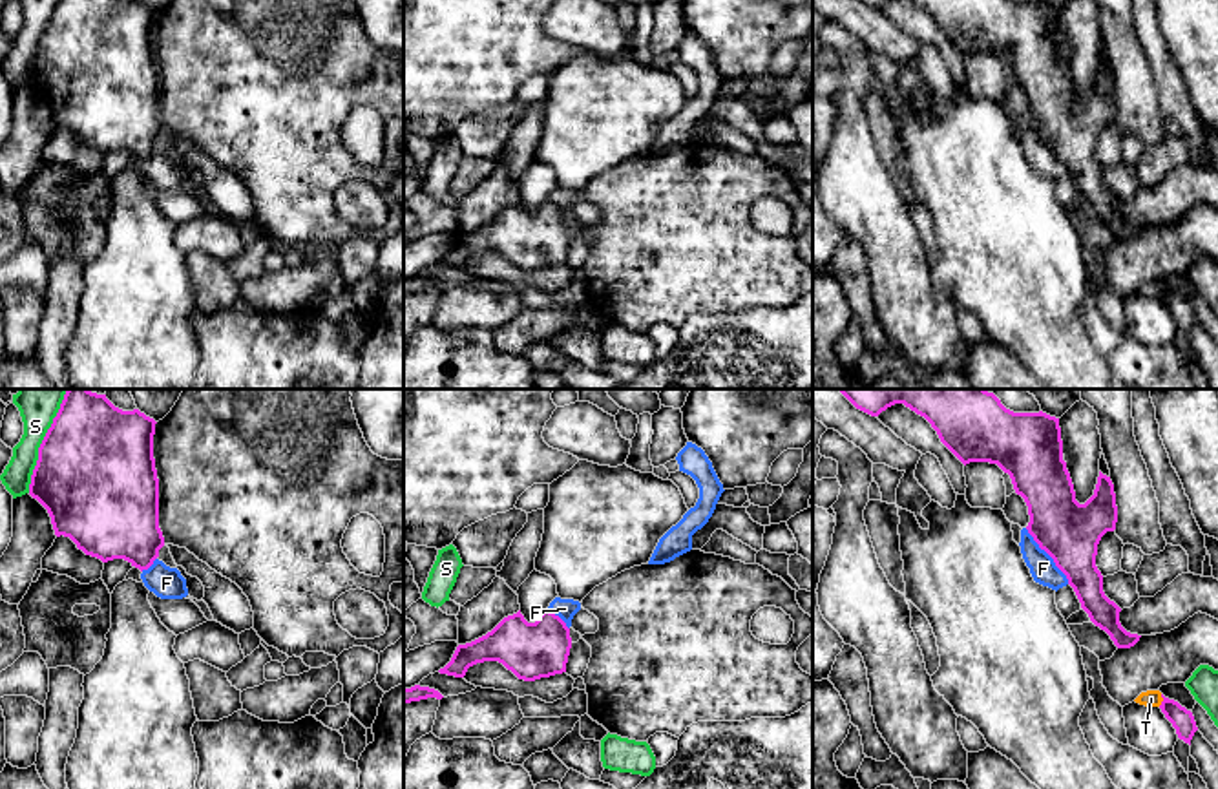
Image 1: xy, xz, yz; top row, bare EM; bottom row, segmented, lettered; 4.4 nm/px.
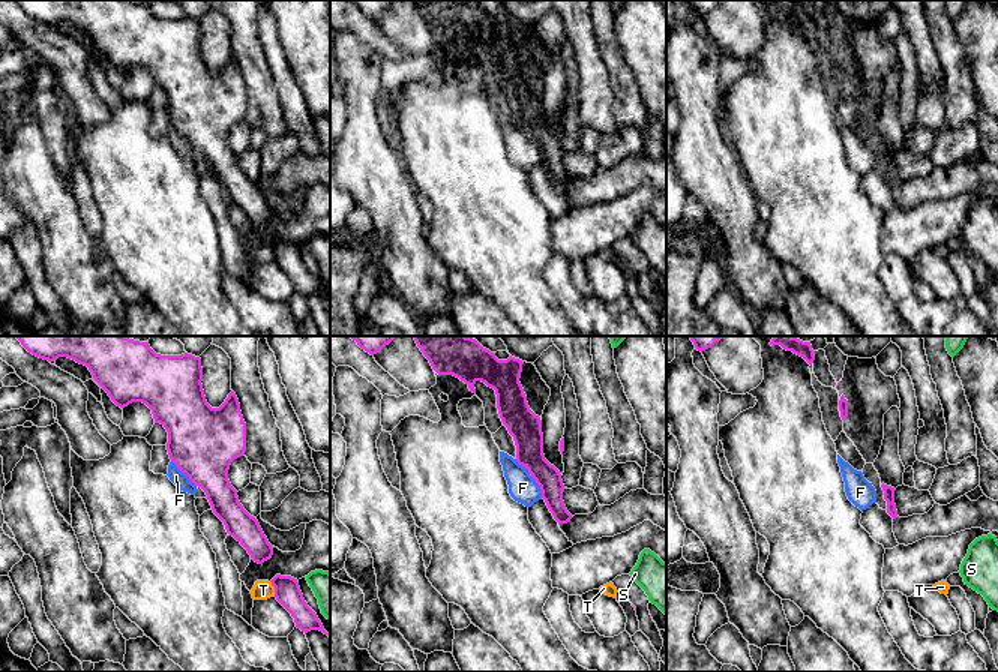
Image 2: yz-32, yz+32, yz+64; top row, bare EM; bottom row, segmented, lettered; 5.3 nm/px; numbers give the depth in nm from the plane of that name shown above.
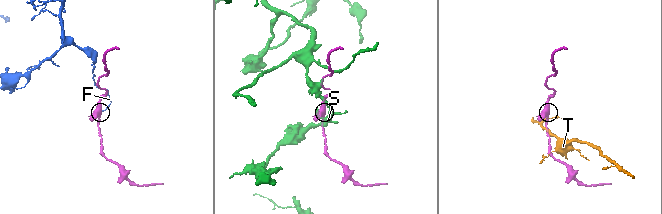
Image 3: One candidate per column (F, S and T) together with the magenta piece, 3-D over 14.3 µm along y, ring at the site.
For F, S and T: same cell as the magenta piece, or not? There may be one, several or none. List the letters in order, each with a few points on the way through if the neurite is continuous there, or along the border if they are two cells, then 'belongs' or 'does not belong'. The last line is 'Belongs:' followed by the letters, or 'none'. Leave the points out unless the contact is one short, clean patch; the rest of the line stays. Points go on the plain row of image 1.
F: along yz (1025, 119), (1069, 174) | does not belong
S: does not belong
T: along yz (1162, 285), (1158, 296) | does not belong
Belongs: none

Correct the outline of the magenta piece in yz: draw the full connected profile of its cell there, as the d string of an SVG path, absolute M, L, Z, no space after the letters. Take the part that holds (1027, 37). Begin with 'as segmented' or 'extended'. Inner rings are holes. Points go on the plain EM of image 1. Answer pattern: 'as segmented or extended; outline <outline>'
as segmented; outline M911 0L924 7L940 33L966 57L970 53L997 55L1010 66L1013 80L1028 97L1028 124L1066 166L1081 199L1090 212L1105 221L1118 239L1134 237L1141 226L1127 223L1119 214L1121 199L1103 183L1103 166L1096 157L1097 135L1107 122L1116 121L1118 97L1110 68L1099 62L1094 86L1079 95L1063 51L1059 9L1010 0Z

